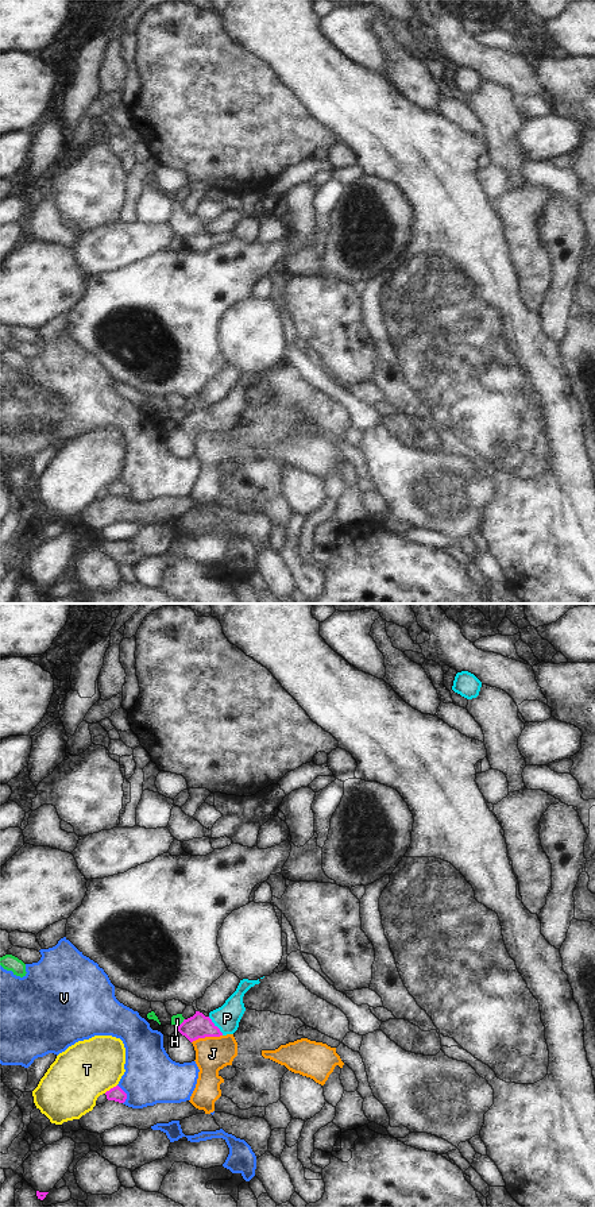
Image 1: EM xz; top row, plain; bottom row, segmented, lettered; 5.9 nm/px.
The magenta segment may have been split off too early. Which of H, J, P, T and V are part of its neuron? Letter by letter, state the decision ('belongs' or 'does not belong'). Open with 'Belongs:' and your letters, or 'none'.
Belongs: P
H: does not belong
J: does not belong
P: belongs
T: does not belong
V: does not belong

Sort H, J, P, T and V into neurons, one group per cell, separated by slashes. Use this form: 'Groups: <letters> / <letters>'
Groups: H / J / P / T / V.

